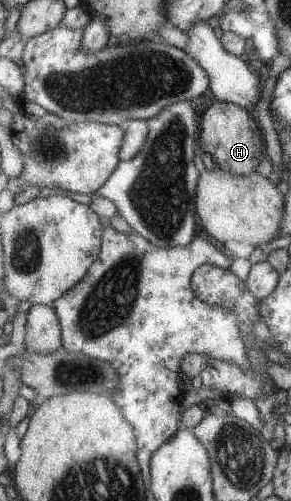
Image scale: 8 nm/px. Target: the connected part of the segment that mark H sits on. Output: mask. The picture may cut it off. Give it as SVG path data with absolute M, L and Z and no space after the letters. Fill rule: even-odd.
M218 100L205 110L200 122L200 145L212 156L216 167L243 177L256 172L260 160L266 155L264 132L252 110Z

